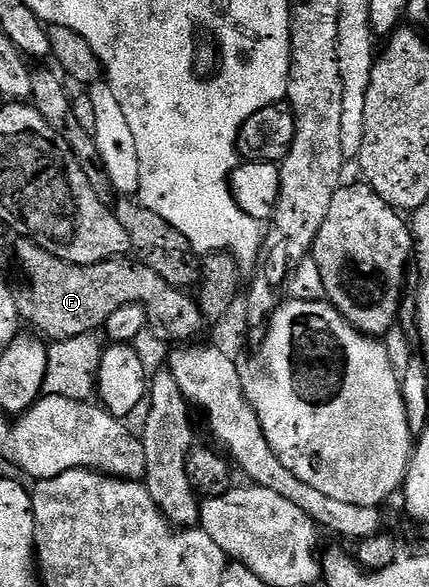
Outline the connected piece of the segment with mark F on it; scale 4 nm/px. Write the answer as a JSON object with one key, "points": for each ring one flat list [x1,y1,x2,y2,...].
{"points":[[26,237,21,240,18,247,18,263,22,266,22,271,26,274,26,279,30,282,30,291,17,296,18,313,23,320,26,319,35,327,35,332,41,333,47,340,57,341,68,338,79,337,80,334,88,334,90,331,97,331,105,328,106,322,116,309,139,306,146,312,149,326,154,327,154,331,162,339,167,339,170,345,186,345,201,333,208,323,202,318,201,309,193,298,185,290,168,285,152,269,145,267,143,263,131,261,126,257,109,259,96,265,81,267,75,263,64,261,52,253,48,253,43,247,35,243,33,239]]}

